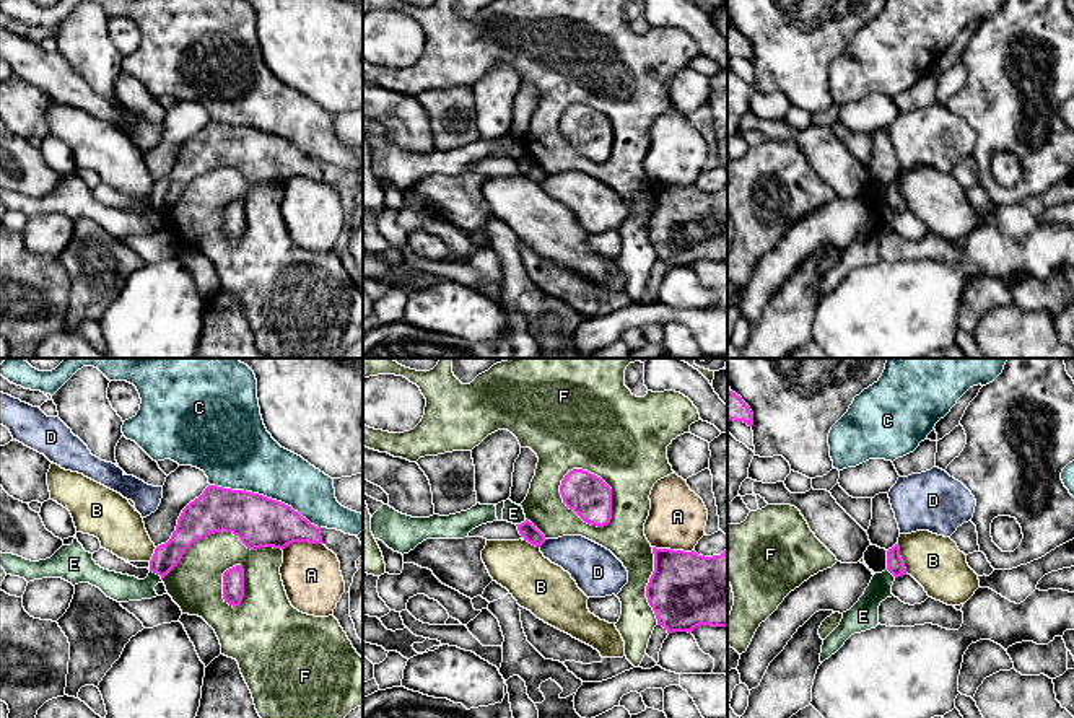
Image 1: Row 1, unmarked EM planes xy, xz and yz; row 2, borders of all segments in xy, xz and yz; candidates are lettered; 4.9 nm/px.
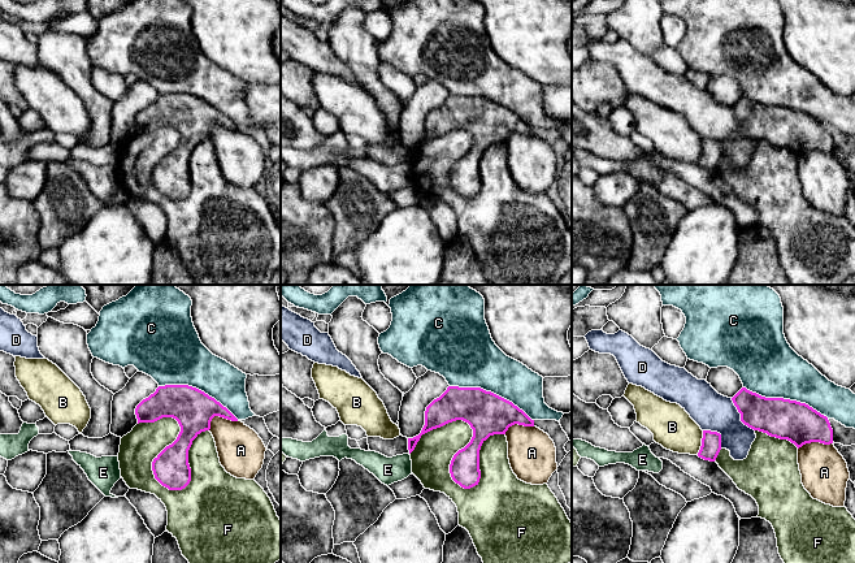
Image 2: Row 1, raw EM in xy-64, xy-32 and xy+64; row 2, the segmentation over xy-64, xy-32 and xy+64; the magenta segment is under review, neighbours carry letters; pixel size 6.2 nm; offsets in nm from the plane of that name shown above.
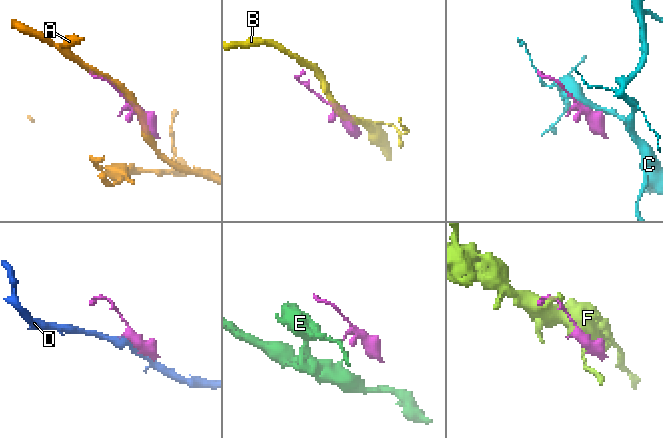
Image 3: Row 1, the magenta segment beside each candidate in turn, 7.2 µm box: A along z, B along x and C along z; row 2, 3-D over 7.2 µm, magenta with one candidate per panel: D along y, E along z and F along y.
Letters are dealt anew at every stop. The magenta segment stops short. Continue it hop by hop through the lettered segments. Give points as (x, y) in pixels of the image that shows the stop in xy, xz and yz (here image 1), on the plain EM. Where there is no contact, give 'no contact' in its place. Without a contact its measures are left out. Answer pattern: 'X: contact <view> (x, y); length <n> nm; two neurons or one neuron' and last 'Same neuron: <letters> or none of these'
A: contact xz (674, 186); length 200 nm; two neurons
B: contact yz (900, 192); length 160 nm; two neurons
C: contact xy (266, 132); length 600 nm; two neurons
D: contact xz (542, 178); length 60 nm; two neurons
E: contact xy (157, 209); length 80 nm; two neurons
F: contact xz (609, 122); length 340 nm; two neurons
Same neuron: none of these

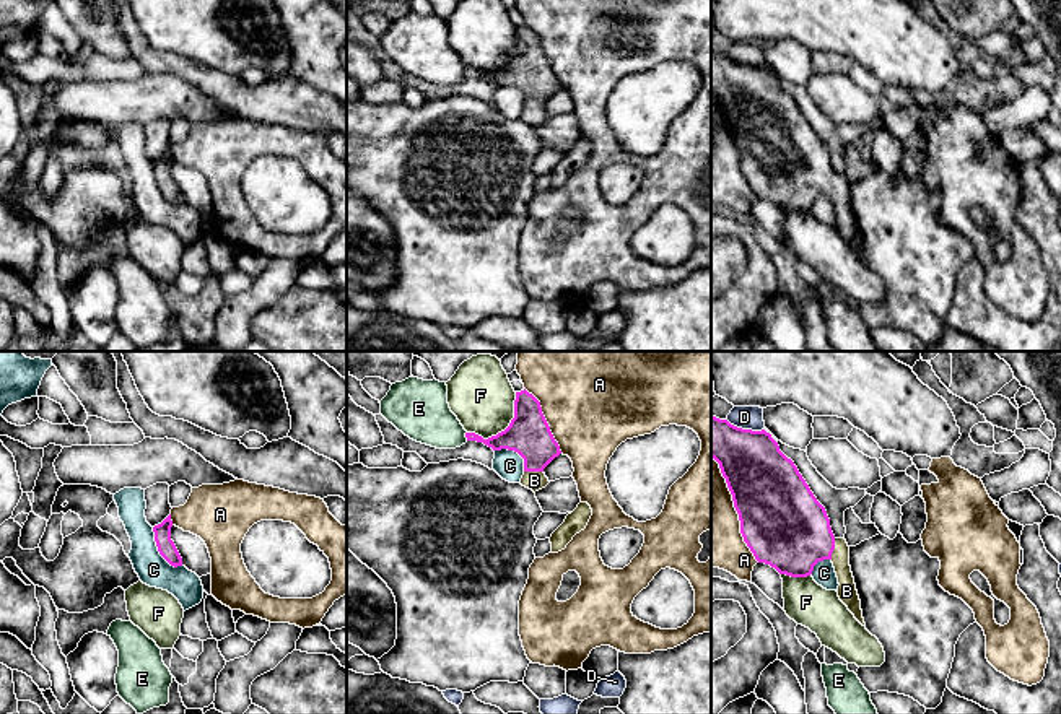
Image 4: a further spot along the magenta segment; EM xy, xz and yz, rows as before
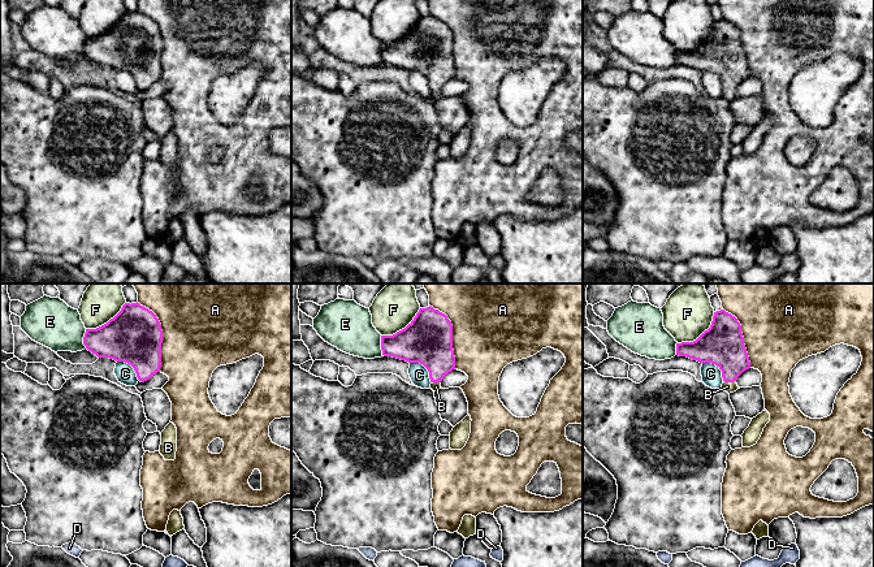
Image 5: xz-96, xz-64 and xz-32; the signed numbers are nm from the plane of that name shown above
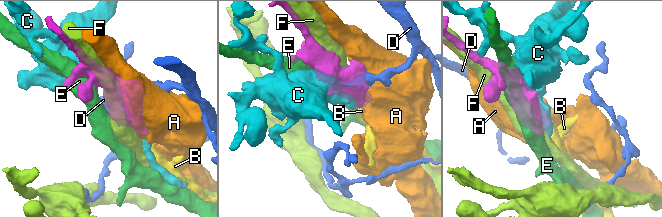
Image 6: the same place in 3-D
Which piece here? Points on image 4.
A: contact xz (545, 56); length 380 nm; two neurons
B: contact yz (833, 184); length 110 nm; one neuron
C: contact xy (158, 186); length 240 nm; two neurons
D: contact yz (746, 65); length 200 nm; two neurons
E: contact xz (466, 72); length 50 nm; two neurons
F: contact xz (505, 65); length 320 nm; two neurons
Same neuron: B

